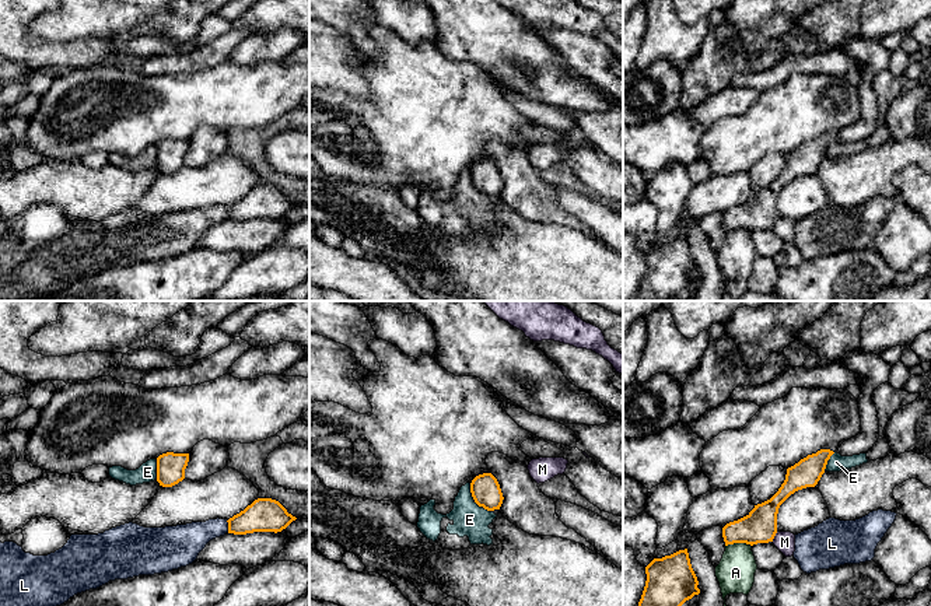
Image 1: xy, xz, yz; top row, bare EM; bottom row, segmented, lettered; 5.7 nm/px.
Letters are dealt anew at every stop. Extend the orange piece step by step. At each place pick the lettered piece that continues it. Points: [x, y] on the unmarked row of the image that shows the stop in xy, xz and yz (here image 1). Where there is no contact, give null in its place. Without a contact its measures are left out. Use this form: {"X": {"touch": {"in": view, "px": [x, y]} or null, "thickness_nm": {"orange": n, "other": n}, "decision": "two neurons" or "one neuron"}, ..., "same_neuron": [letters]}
{"A": {"touch": {"in": "yz", "px": [738, 228]}, "thickness_nm": {"orange": 190, "other": 220}, "decision": "two neurons"}, "E": {"touch": {"in": "xz", "px": [473, 185]}, "thickness_nm": {"orange": 170, "other": 190}, "decision": "two neurons"}, "L": {"touch": {"in": "xy", "px": [228, 213]}, "thickness_nm": {"orange": 190, "other": 190}, "decision": "two neurons"}, "M": {"touch": {"in": "yz", "px": [774, 221]}, "thickness_nm": {"orange": 190, "other": 110}, "decision": "two neurons"}, "same_neuron": []}

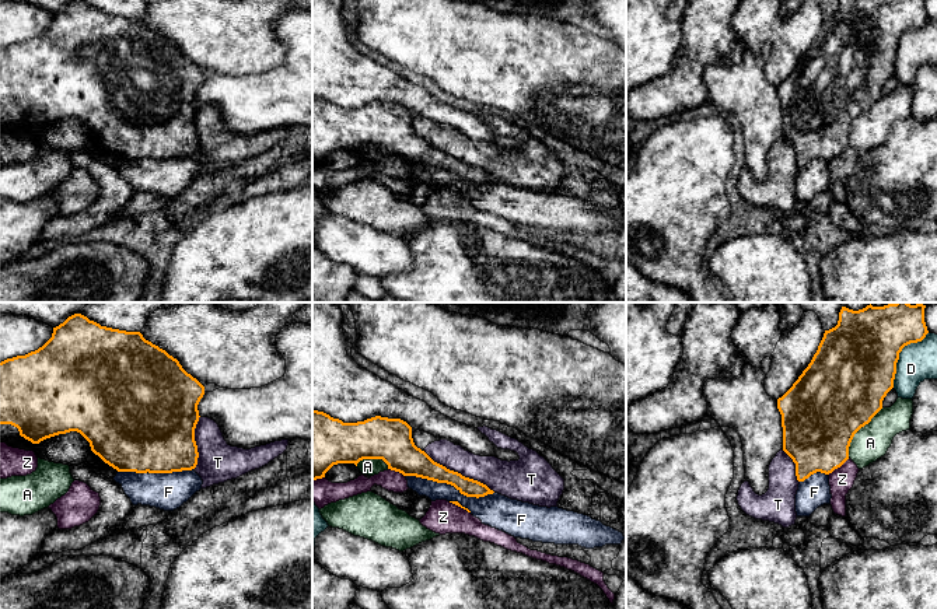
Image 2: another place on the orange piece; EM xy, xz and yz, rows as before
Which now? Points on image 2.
{"A": {"touch": {"in": "yz", "px": [857, 116]}, "thickness_nm": {"orange": 480, "other": 200}, "decision": "two neurons"}, "D": {"touch": {"in": "yz", "px": [898, 41]}, "thickness_nm": {"orange": 460, "other": 220}, "decision": "two neurons"}, "F": {"touch": {"in": "xz", "px": [450, 170]}, "thickness_nm": {"orange": 160, "other": 140}, "decision": "two neurons"}, "T": {"touch": {"in": "xz", "px": [460, 160]}, "thickness_nm": {"orange": 150, "other": 190}, "decision": "two neurons"}, "Z": {"touch": {"in": "yz", "px": [838, 153]}, "thickness_nm": {"orange": 400, "other": 140}, "decision": "two neurons"}, "same_neuron": []}

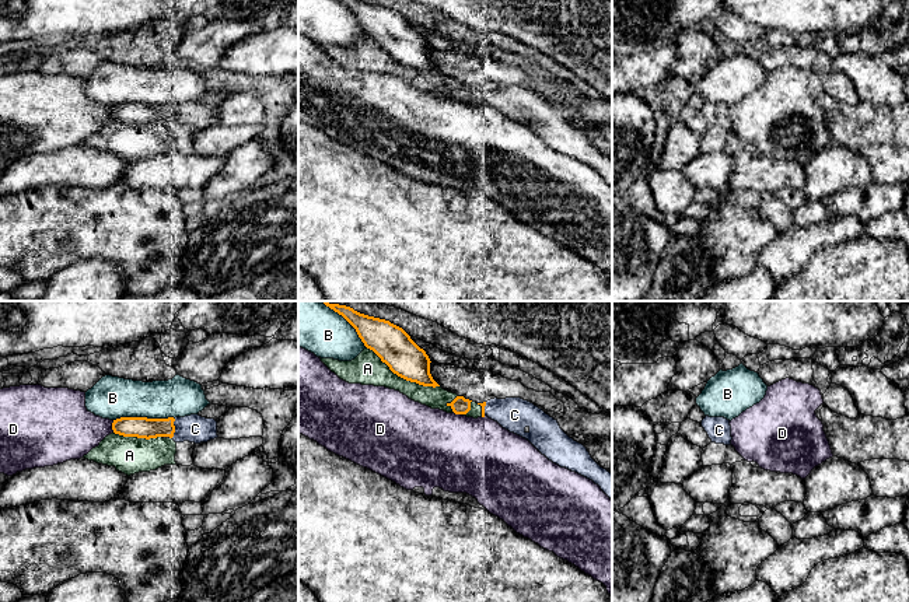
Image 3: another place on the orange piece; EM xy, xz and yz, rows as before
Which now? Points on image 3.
{"A": {"touch": {"in": "xz", "px": [404, 65]}, "thickness_nm": {"orange": 220, "other": 190}, "decision": "two neurons"}, "B": {"touch": {"in": "xy", "px": [143, 104]}, "thickness_nm": {"orange": 130, "other": 240}, "decision": "two neurons"}, "C": {"touch": {"in": "xy", "px": [174, 115]}, "thickness_nm": {"orange": 130, "other": 160}, "decision": "one neuron"}, "D": {"touch": {"in": "xy", "px": [112, 112]}, "thickness_nm": {"orange": 130, "other": 320}, "decision": "two neurons"}, "same_neuron": ["C"]}

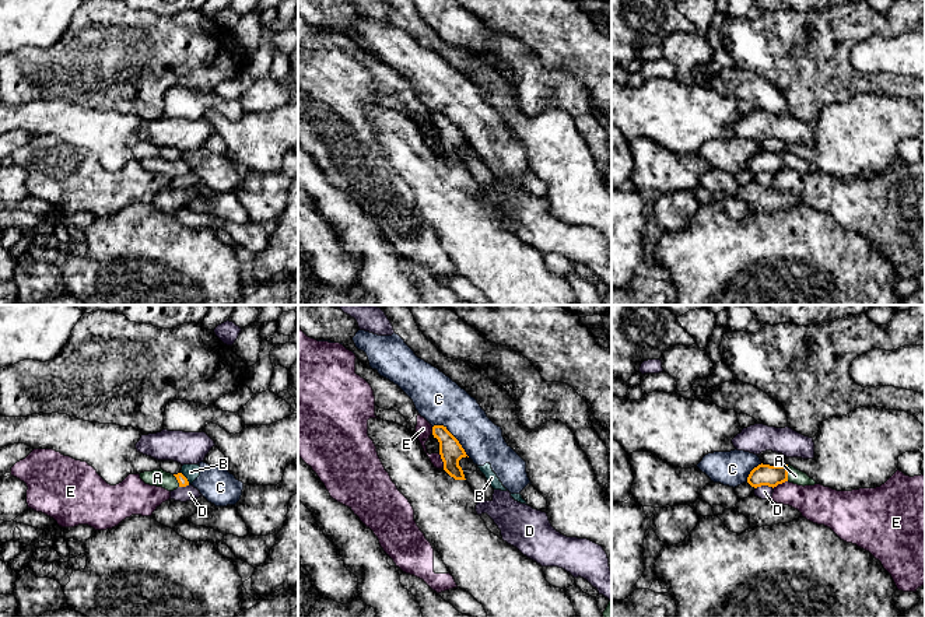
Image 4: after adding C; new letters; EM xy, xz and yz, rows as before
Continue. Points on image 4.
{"A": {"touch": {"in": "yz", "px": [787, 160]}, "thickness_nm": {"orange": 130, "other": 90}, "decision": "one neuron"}, "B": {"touch": {"in": "xy", "px": [185, 164]}, "thickness_nm": {"orange": 60, "other": 90}, "decision": "two neurons"}, "C": {"touch": {"in": "xz", "px": [454, 123]}, "thickness_nm": {"orange": 140, "other": 280}, "decision": "two neurons"}, "D": {"touch": {"in": "yz", "px": [764, 171]}, "thickness_nm": {"orange": 130, "other": 80}, "decision": "two neurons"}, "E": {"touch": {"in": "xz", "px": [442, 147]}, "thickness_nm": {"orange": 140, "other": 90}, "decision": "two neurons"}, "same_neuron": ["A"]}

